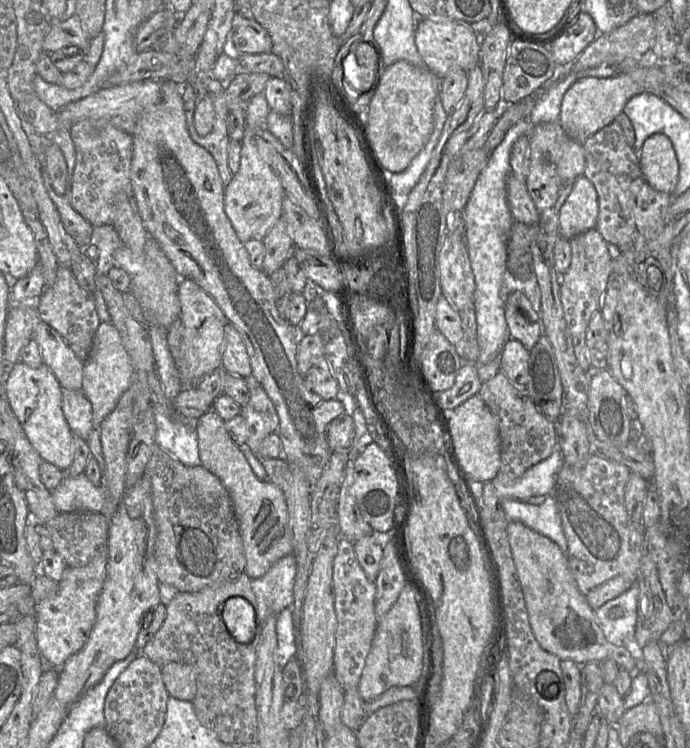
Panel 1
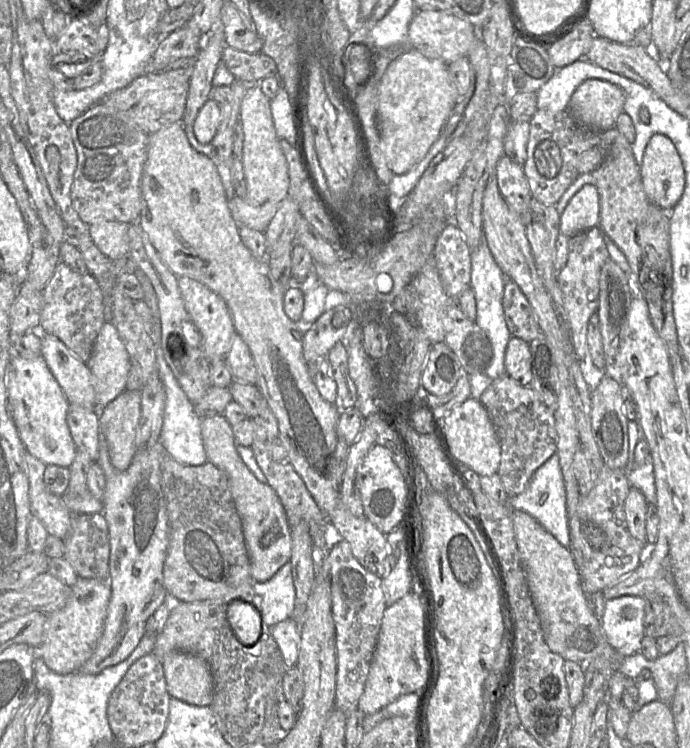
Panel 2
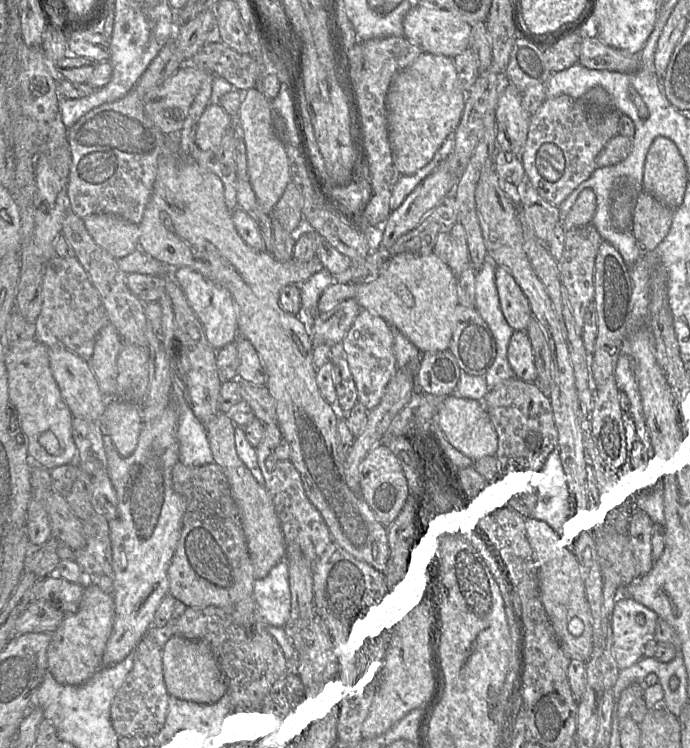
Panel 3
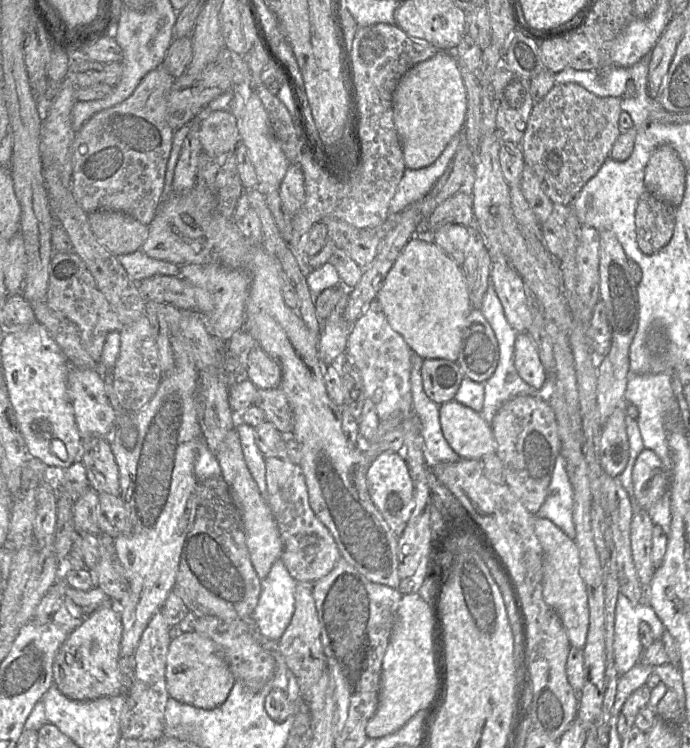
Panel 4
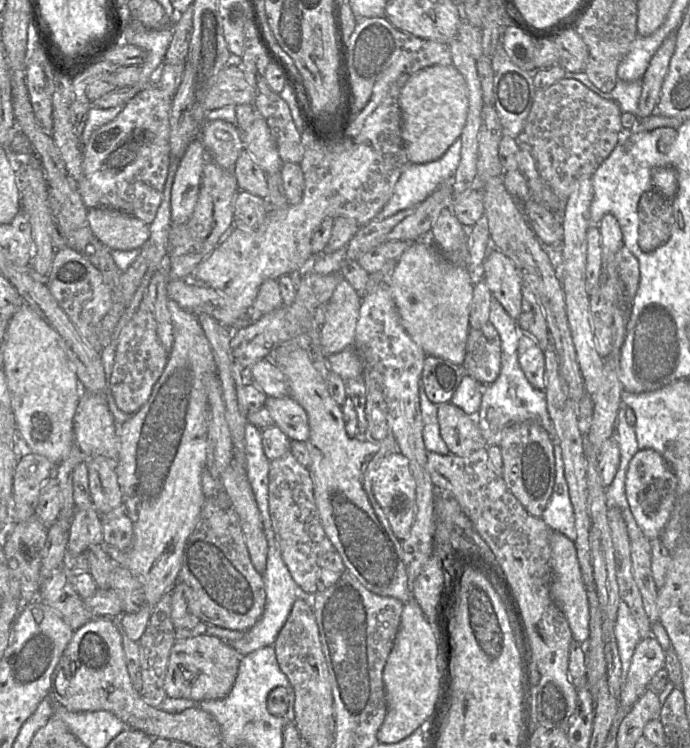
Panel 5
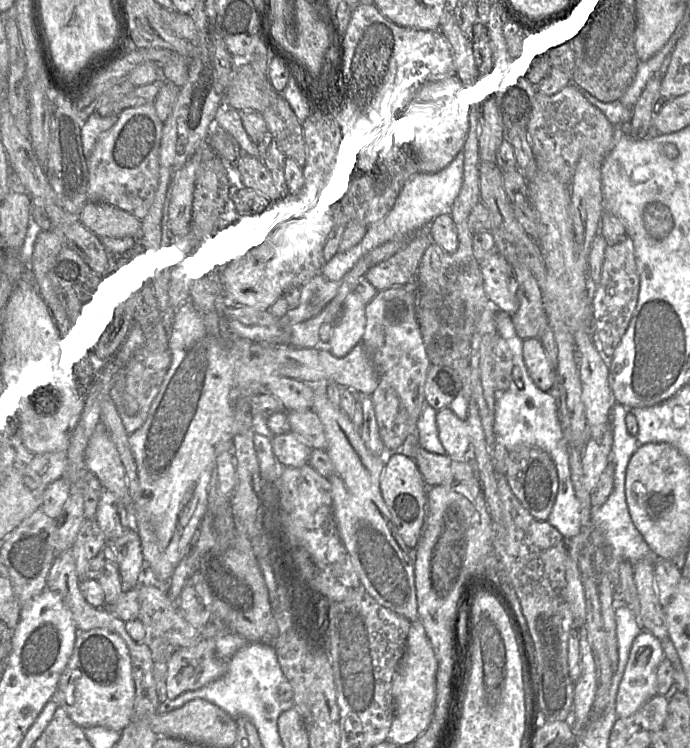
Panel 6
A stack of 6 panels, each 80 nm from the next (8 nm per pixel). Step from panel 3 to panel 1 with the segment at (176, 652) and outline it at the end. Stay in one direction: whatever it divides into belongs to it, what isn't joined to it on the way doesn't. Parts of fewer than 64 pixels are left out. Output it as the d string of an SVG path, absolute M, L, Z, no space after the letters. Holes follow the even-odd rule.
M171 662L161 667L162 680L169 696L192 701L197 692L195 669L185 663Z

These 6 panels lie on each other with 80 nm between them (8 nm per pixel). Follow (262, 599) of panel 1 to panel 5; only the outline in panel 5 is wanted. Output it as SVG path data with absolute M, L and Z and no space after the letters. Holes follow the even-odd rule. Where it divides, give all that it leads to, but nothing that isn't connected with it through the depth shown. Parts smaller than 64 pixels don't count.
M271 517L261 519L268 540L267 566L262 575L266 591L265 609L259 621L249 631L244 632L244 636L236 641L226 642L242 657L259 650L260 648L274 645L279 632L290 615L295 601L302 595L299 586L294 581L282 558L280 545L276 541L276 535L274 534L273 526L271 525Z

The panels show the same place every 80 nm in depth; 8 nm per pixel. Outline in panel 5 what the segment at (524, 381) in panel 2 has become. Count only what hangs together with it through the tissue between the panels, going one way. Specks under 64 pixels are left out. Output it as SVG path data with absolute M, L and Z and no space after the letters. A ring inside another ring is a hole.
M521 333L518 337L517 355L519 365L529 381L538 390L544 390L545 358L544 352L530 335Z

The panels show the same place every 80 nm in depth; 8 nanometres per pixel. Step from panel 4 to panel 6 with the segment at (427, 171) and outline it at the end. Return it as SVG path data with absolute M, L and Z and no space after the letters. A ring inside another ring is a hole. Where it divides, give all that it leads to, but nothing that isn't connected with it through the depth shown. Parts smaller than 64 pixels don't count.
M464 143L452 161L437 172L418 172L412 175L402 186L394 205L387 215L378 222L369 224L362 240L354 247L331 257L322 267L322 273L329 279L340 281L369 252L380 245L403 239L407 234L429 226L438 215L450 213L453 201L457 197L462 182L464 168Z

